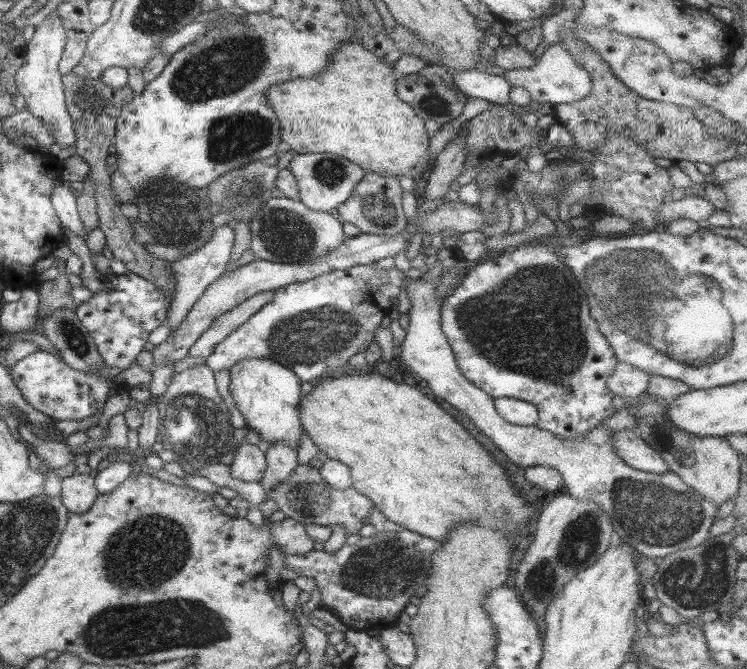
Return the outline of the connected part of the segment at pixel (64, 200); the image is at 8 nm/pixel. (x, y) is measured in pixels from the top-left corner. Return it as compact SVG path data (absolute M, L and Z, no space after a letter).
M56 181L54 191L52 191L52 204L56 214L62 223L62 228L66 227L76 233L78 237L82 237L86 242L86 231L78 209L76 206L76 197L70 189L70 181Z

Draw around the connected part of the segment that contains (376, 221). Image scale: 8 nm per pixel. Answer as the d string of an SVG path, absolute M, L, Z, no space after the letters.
M367 172L354 186L350 198L336 209L345 222L360 228L361 233L391 237L407 226L406 215L402 209L402 192L398 178Z

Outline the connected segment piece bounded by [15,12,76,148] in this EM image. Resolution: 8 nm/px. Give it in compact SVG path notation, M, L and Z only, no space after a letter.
M52 12L36 27L34 37L25 47L24 64L15 74L17 91L26 99L25 108L32 117L46 126L45 133L52 135L55 143L60 144L62 148L72 146L76 142L74 124L65 104L63 76L58 71L66 42L66 32L63 30L61 19Z

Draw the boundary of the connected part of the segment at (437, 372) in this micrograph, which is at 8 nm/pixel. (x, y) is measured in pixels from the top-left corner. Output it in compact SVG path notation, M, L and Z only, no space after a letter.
M440 275L436 280L418 280L405 279L404 285L410 299L411 310L409 312L409 324L401 346L402 364L406 369L416 373L420 380L424 379L428 387L437 398L446 400L454 408L461 412L466 412L466 416L483 432L499 450L512 460L512 463L521 468L530 468L532 466L550 466L558 470L562 476L565 492L574 499L580 501L591 501L593 504L611 519L613 531L620 536L623 542L634 548L638 553L649 559L664 558L674 552L684 550L688 547L703 547L704 542L709 539L710 528L714 524L714 517L720 505L714 505L706 501L696 490L690 489L674 472L668 471L665 474L653 474L635 470L625 464L620 456L615 454L610 434L614 430L607 427L596 427L582 436L570 436L562 438L556 436L548 430L540 430L536 425L518 426L506 422L497 412L494 399L488 396L486 392L480 390L472 384L460 372L460 367L456 362L454 351L441 329L441 308L444 300L436 298L436 285L442 279Z

